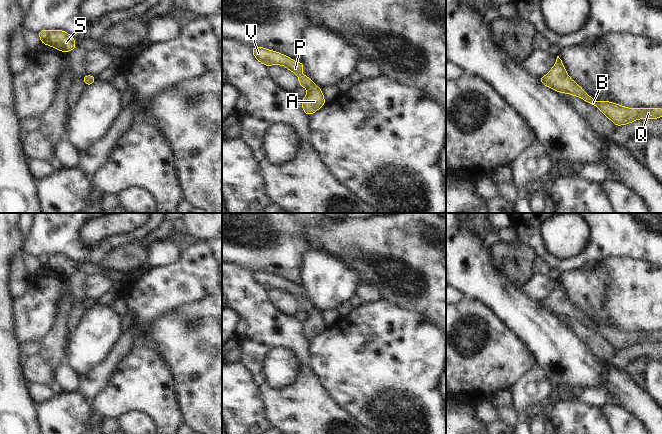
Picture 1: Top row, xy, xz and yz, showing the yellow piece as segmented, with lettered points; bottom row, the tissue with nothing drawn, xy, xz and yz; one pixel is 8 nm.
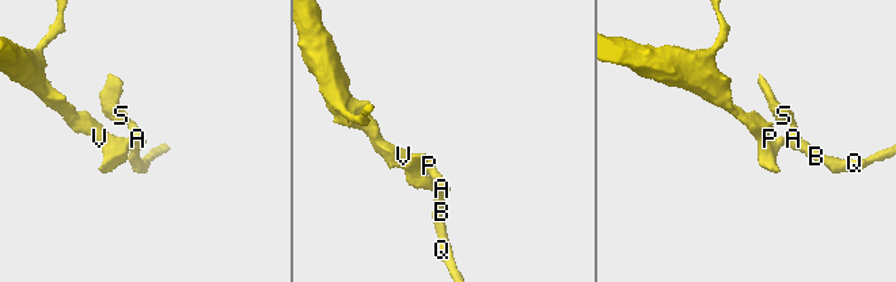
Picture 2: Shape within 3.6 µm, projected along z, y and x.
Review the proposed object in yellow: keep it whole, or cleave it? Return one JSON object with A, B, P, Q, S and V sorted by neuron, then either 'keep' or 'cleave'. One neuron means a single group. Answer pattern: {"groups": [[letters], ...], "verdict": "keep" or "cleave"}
{"groups": [["A", "B", "P", "Q", "S", "V"]], "verdict": "keep"}

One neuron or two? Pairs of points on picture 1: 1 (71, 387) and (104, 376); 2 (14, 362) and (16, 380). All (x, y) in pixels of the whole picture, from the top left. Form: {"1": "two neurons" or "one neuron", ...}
{"1": "two neurons", "2": "one neuron"}

